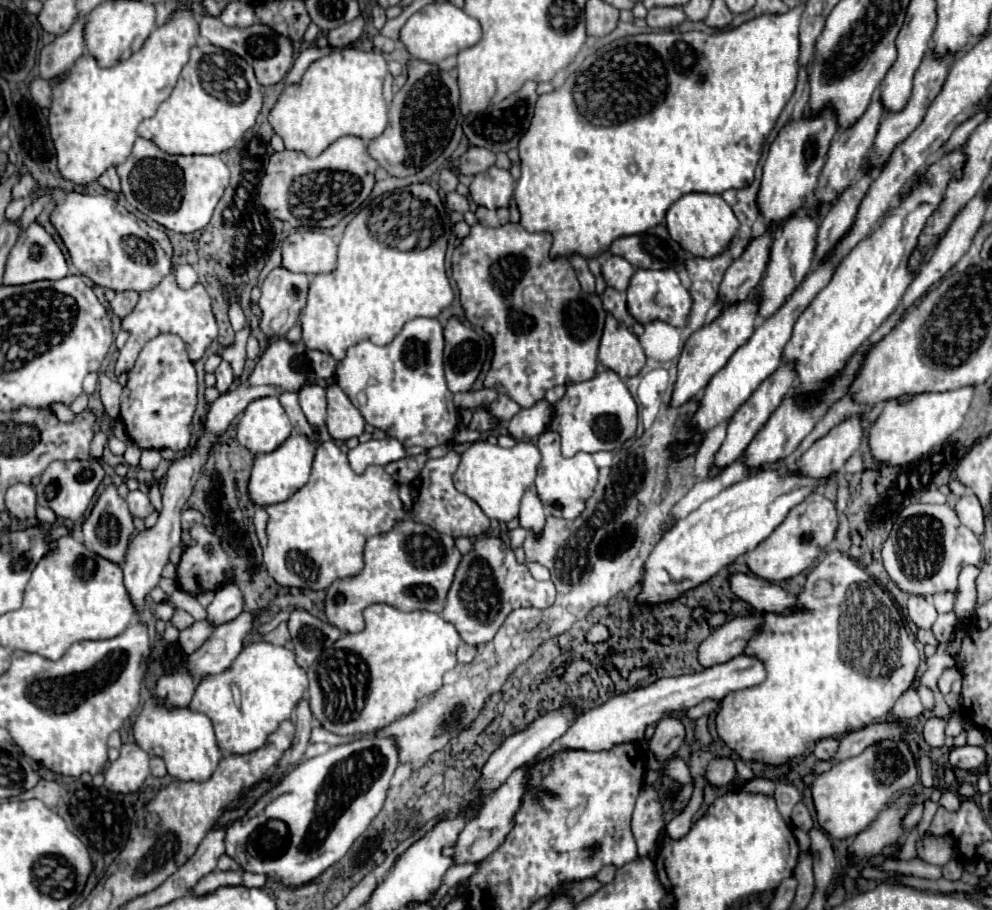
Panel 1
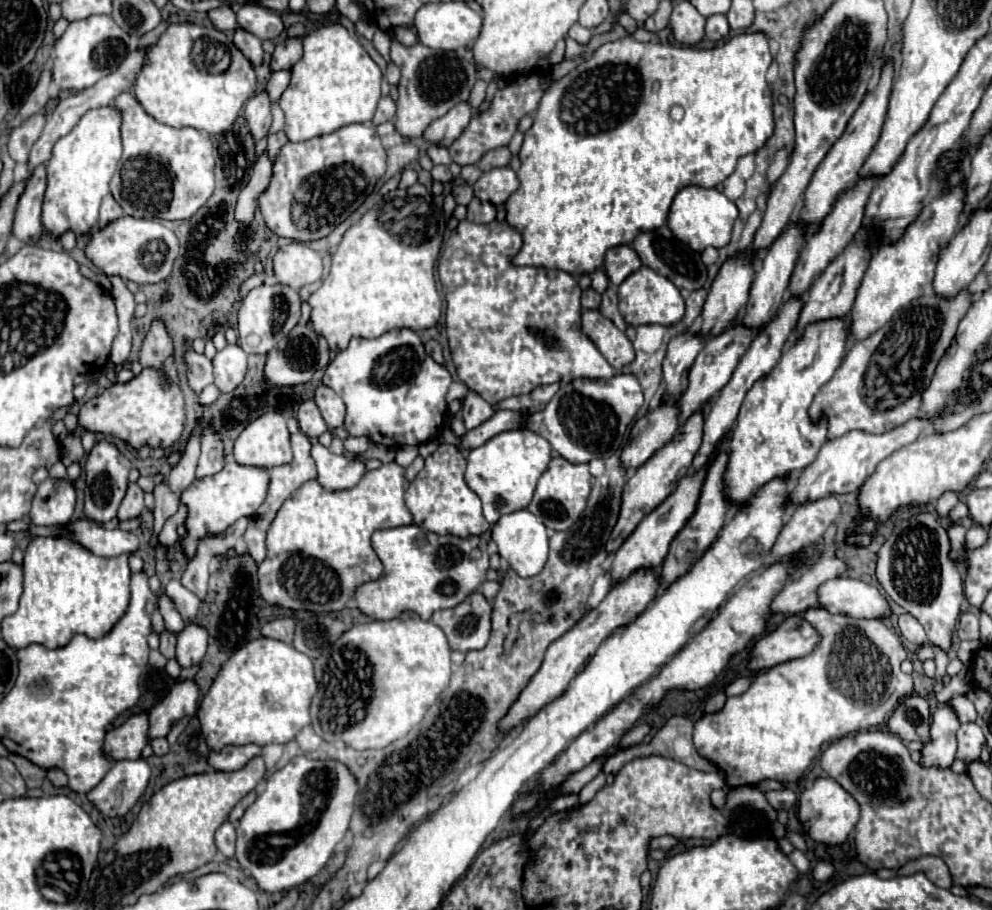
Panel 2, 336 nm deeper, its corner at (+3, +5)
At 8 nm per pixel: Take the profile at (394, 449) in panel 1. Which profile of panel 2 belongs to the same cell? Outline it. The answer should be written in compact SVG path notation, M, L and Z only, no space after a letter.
M321 443L311 447L311 455L317 465L317 481L327 491L343 491L355 487L365 475L365 463L361 459L347 459L343 455L333 455Z

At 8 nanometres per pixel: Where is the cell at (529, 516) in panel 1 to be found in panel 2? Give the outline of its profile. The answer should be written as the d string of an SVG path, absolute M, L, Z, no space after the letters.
M527 509L515 511L511 515L503 515L491 529L491 539L497 545L499 555L511 565L511 569L521 577L537 575L547 561L547 527Z

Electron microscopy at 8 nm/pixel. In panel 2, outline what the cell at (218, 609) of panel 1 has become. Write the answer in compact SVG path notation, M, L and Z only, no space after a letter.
M187 625L177 637L177 655L175 661L181 667L197 665L207 651L207 631L199 625Z

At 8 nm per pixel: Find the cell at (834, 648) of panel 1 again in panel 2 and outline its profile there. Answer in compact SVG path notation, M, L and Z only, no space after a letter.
M821 607L805 611L803 617L821 633L823 639L819 647L807 657L785 661L771 667L767 673L757 675L743 695L729 697L719 713L705 715L695 725L693 743L697 753L723 771L727 787L731 789L743 785L753 787L763 779L775 779L781 783L797 781L825 743L881 725L901 699L915 693L911 675L905 675L899 669L901 661L907 659L907 651L903 649L901 639L883 621L831 615Z

